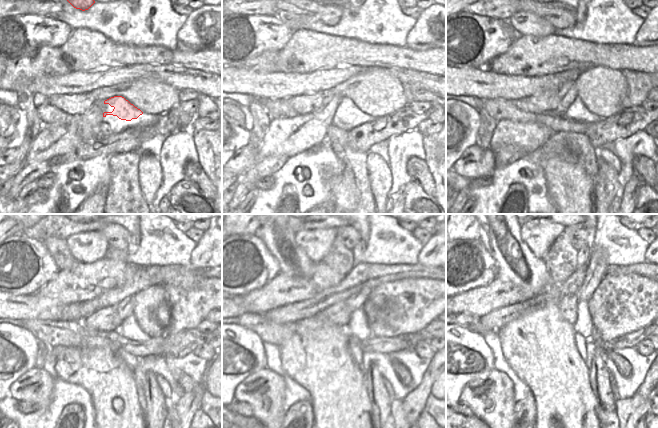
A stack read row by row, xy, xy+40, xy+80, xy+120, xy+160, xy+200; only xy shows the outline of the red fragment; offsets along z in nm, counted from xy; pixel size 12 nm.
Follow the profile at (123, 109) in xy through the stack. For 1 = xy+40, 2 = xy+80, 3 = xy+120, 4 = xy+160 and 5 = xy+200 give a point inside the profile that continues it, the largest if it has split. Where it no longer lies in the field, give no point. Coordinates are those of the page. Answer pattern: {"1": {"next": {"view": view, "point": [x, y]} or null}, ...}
{"1": {"next": {"view": "xy+40", "point": [346, 108]}}, "2": {"next": {"view": "xy+80", "point": [575, 111]}}, "3": {"next": {"view": "xy+120", "point": [127, 331]}}, "4": {"next": {"view": "xy+160", "point": [351, 329]}}, "5": {"next": {"view": "xy+200", "point": [576, 327]}}}

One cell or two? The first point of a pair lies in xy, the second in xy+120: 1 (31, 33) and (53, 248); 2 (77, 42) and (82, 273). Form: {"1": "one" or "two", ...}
{"1": "two", "2": "one"}

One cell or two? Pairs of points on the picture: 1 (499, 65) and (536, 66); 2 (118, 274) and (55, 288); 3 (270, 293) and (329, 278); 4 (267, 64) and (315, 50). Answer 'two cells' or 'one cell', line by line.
1: one cell
2: one cell
3: one cell
4: two cells

